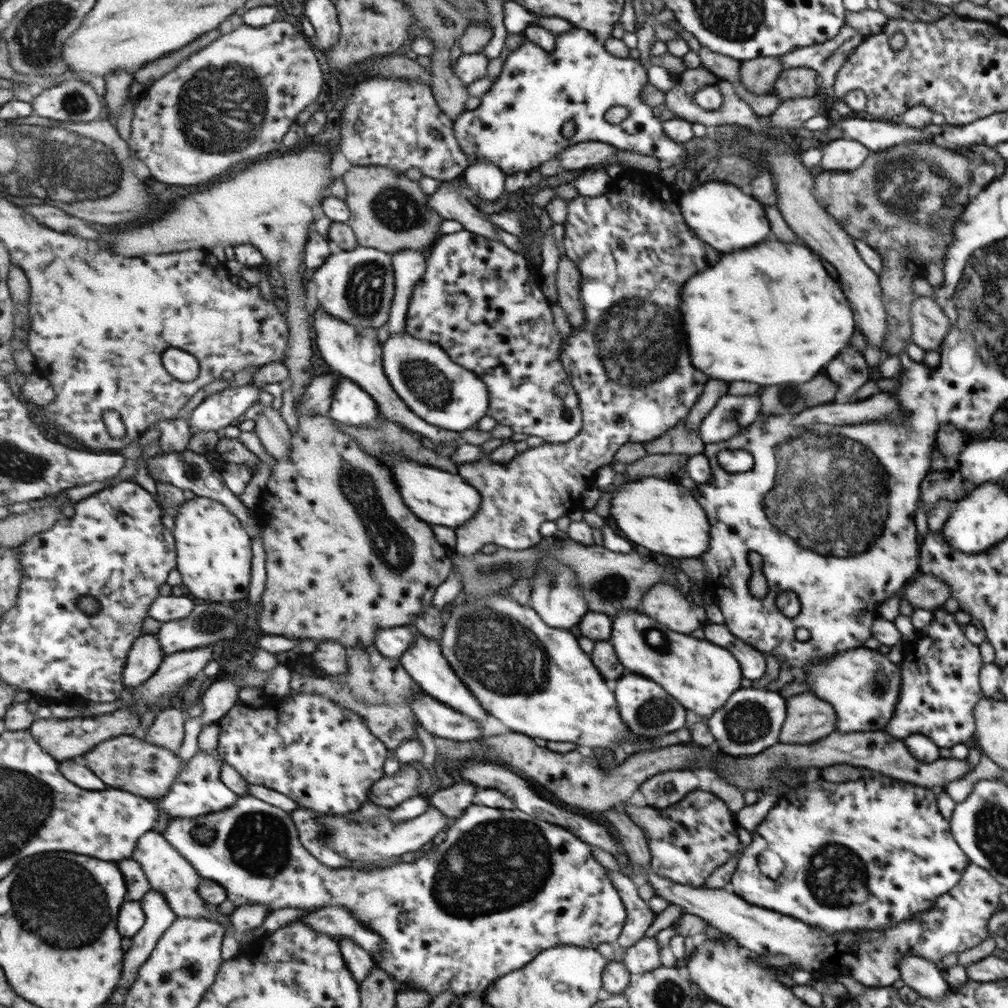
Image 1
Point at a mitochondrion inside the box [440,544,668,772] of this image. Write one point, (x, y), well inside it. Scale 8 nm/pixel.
(504, 655)

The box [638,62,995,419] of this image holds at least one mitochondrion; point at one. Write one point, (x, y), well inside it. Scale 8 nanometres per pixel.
(915, 186)

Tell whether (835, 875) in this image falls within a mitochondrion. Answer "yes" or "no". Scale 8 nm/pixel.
yes

